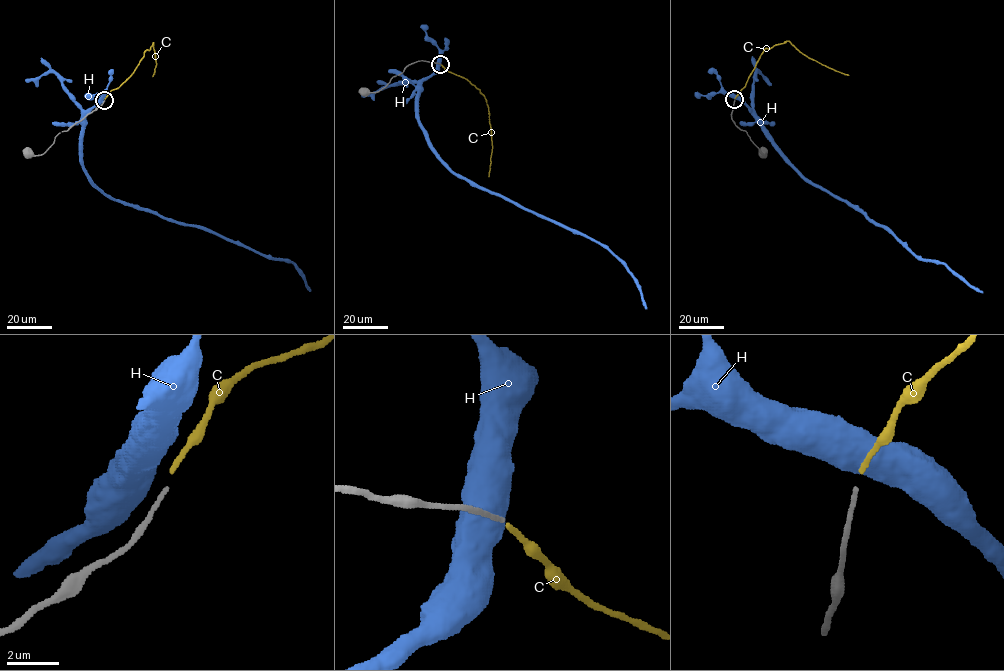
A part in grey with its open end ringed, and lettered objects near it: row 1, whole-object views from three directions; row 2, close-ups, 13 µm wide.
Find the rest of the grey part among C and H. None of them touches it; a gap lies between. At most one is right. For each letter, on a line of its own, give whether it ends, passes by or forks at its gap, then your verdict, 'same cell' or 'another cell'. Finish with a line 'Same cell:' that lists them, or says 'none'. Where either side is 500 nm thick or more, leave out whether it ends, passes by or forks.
C: it ends | another cell
H: another cell
Same cell: none

